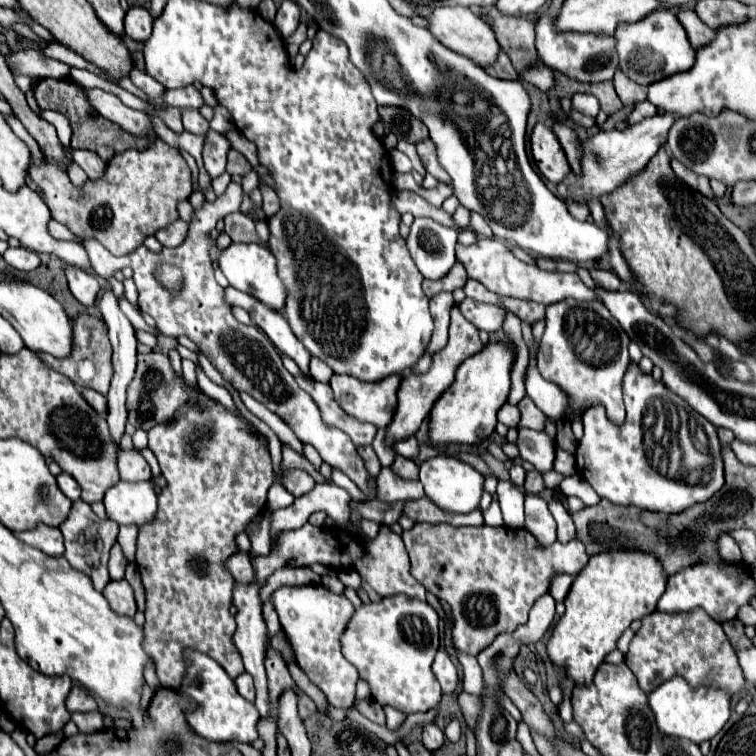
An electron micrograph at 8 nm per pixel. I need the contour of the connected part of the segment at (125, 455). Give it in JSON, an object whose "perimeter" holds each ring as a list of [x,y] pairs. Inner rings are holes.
{"perimeter":[[[136,448],[118,452],[118,470],[120,470],[120,478],[128,480],[128,482],[152,478],[146,458]]]}

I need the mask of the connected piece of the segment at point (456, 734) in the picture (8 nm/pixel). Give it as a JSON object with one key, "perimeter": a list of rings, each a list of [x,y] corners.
{"perimeter":[[[452,718],[444,729],[445,737],[451,742],[457,742],[461,737],[461,732],[461,725],[456,718]]]}

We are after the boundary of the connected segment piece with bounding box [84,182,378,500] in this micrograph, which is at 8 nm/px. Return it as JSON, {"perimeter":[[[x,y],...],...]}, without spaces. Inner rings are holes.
{"perimeter":[[[230,182],[222,196],[218,196],[214,202],[206,202],[200,210],[194,212],[184,244],[180,244],[178,248],[164,248],[160,254],[150,252],[146,246],[138,246],[132,254],[116,258],[98,240],[86,240],[84,248],[90,256],[92,270],[100,278],[108,280],[114,278],[114,274],[124,266],[130,266],[134,270],[134,284],[140,294],[138,306],[142,312],[150,314],[156,320],[156,328],[162,334],[172,338],[188,336],[208,356],[208,360],[222,374],[222,378],[234,386],[234,390],[246,392],[254,400],[264,404],[282,422],[286,422],[304,444],[312,444],[332,468],[340,468],[344,474],[348,474],[348,478],[366,494],[366,498],[372,500],[376,498],[378,488],[376,484],[370,486],[372,476],[366,470],[364,460],[356,452],[350,436],[346,436],[346,432],[342,432],[340,428],[326,428],[326,422],[318,412],[318,404],[310,400],[310,396],[296,384],[294,376],[284,368],[282,358],[270,338],[258,326],[246,326],[232,316],[228,304],[222,298],[222,286],[214,280],[214,266],[210,260],[214,240],[210,238],[210,232],[216,228],[216,222],[220,218],[230,212],[238,212],[242,196],[242,184]],[[162,264],[172,264],[182,270],[184,278],[182,288],[178,292],[164,288],[156,280],[156,268]]]}

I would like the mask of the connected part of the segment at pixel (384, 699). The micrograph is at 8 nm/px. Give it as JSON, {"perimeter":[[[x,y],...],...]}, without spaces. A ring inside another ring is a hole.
{"perimeter":[[[406,594],[388,596],[388,598],[382,598],[382,602],[364,604],[360,610],[354,612],[350,624],[346,626],[346,632],[342,634],[342,652],[358,668],[360,678],[368,680],[372,688],[372,698],[378,704],[388,704],[404,714],[428,712],[442,698],[440,684],[430,668],[440,646],[438,624],[440,624],[440,616],[428,602],[414,600]]]}

